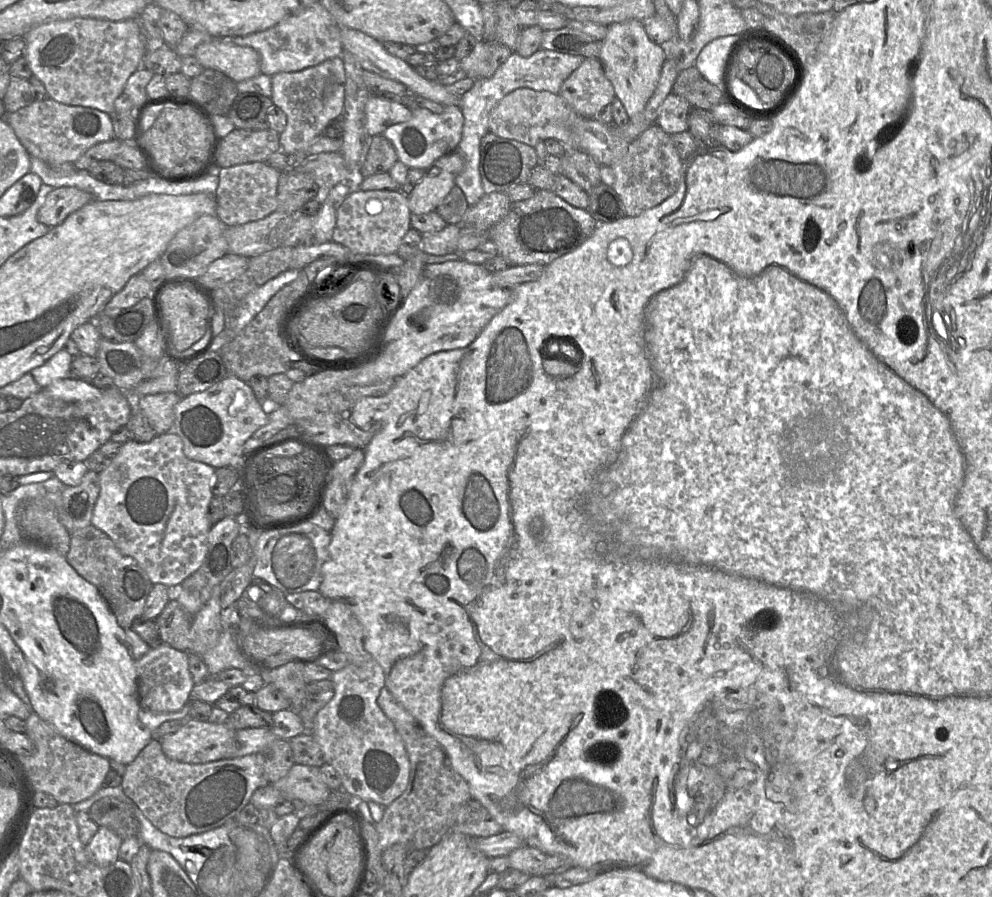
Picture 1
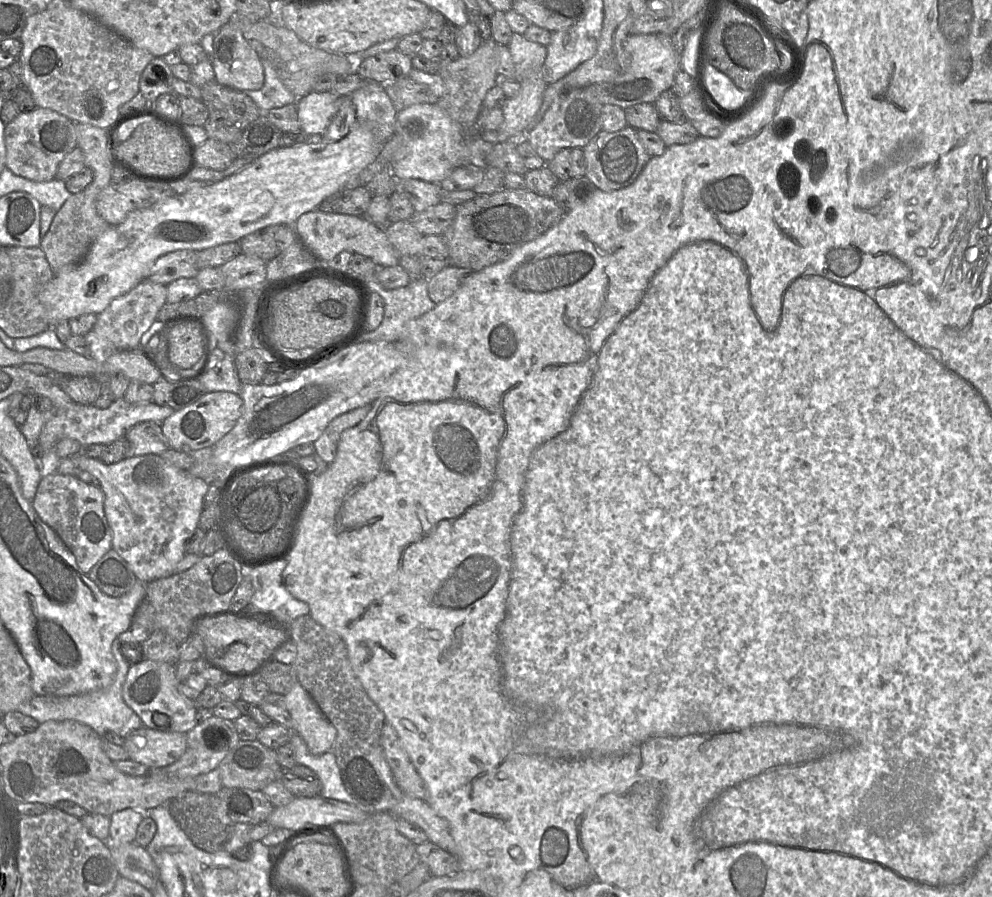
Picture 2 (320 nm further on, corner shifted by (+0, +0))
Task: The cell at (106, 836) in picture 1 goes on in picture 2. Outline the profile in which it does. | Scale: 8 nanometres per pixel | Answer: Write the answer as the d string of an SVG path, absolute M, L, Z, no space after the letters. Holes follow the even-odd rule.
M132 808L114 812L110 816L109 849L112 845L124 845L134 842L137 828L144 817L144 812Z

